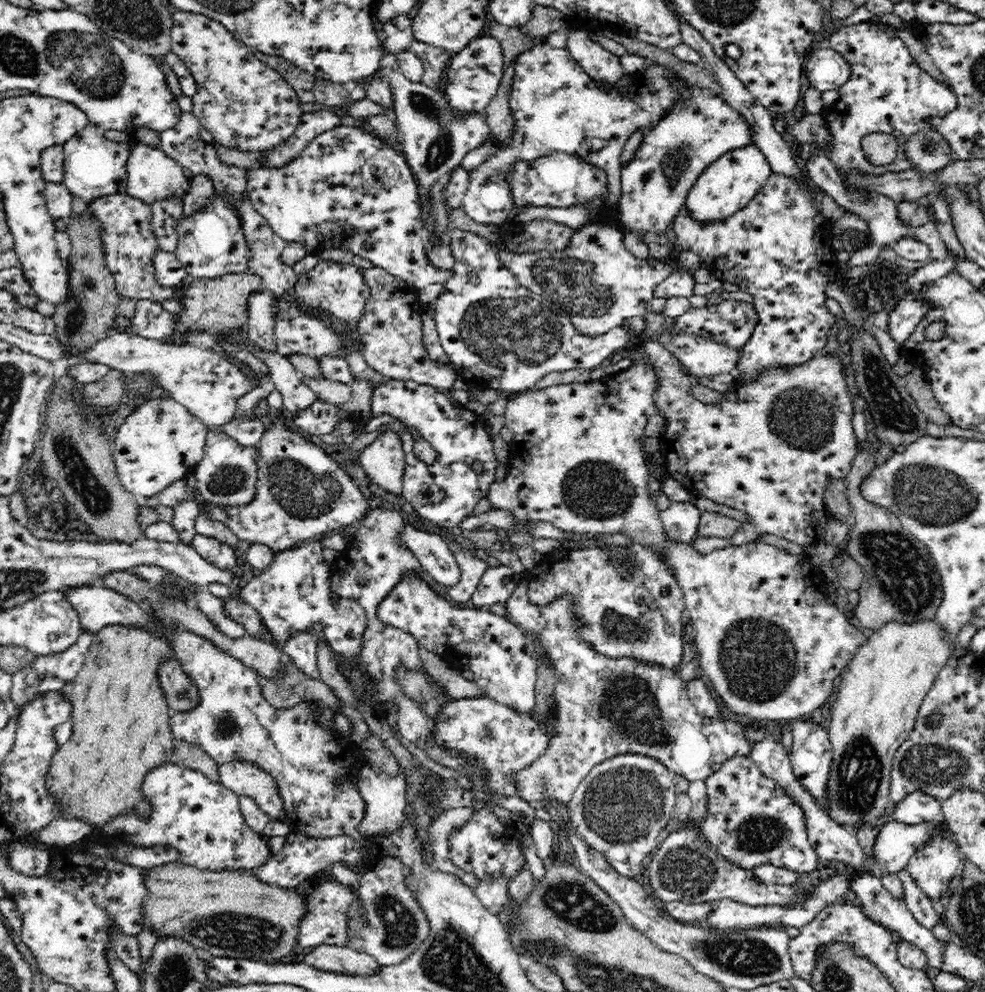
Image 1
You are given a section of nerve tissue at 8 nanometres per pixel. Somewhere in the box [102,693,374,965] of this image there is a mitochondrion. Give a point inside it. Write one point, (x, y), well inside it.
(240, 932)

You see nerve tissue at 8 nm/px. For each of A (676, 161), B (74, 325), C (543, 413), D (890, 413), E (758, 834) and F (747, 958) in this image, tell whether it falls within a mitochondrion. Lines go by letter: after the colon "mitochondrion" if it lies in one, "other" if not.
A: mitochondrion
B: mitochondrion
C: other
D: mitochondrion
E: mitochondrion
F: mitochondrion

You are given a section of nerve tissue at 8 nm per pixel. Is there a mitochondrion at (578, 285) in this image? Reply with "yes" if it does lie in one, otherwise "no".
yes

